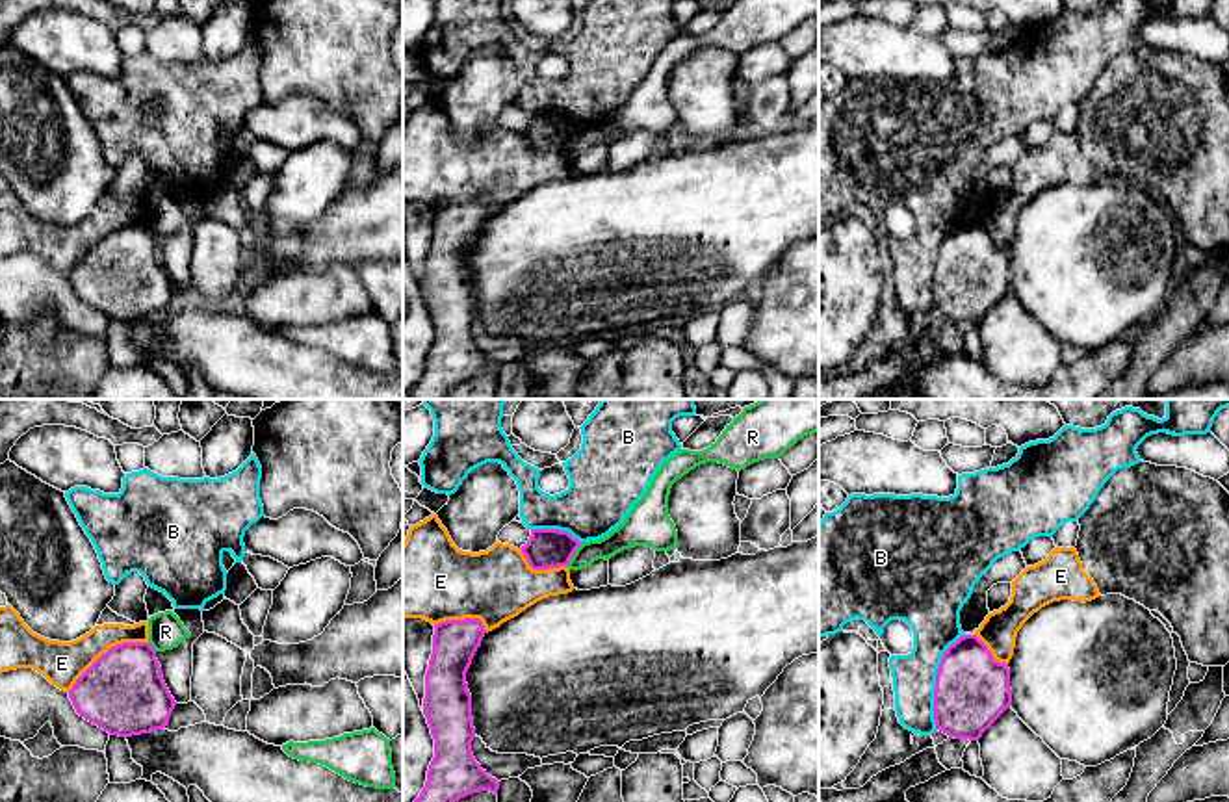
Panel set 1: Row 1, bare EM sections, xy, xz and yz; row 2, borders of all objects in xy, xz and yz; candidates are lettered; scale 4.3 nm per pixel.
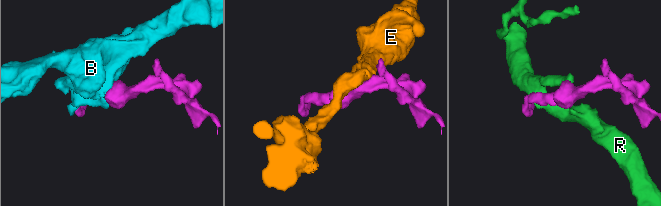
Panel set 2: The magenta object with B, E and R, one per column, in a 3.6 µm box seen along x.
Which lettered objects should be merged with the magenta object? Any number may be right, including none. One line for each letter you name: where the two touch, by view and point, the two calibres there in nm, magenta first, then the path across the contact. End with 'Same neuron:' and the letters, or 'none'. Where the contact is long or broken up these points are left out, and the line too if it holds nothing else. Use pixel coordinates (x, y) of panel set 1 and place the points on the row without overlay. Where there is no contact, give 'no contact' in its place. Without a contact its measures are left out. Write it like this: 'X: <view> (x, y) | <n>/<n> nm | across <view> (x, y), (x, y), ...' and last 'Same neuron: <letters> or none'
Same neuron: none

